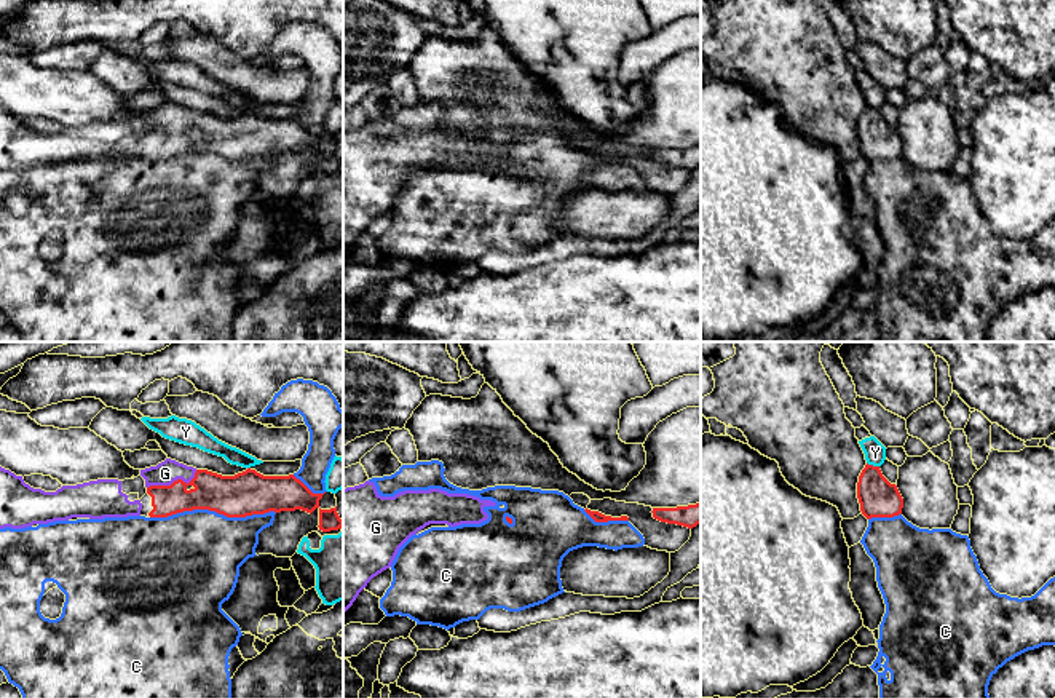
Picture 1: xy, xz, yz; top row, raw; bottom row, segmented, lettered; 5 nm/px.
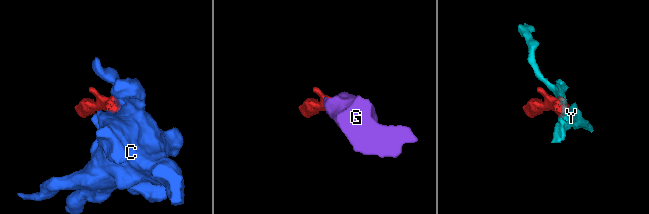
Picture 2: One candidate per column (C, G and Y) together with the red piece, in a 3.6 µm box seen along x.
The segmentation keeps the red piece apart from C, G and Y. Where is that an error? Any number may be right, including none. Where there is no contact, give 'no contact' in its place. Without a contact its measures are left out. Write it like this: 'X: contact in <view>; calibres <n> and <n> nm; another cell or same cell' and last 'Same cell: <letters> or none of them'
C: contact in xy; calibres 220 and 460 nm; another cell
G: contact in xy; calibres 190 and 120 nm; same cell
Y: contact in yz; calibres 190 and 110 nm; another cell
Same cell: G

